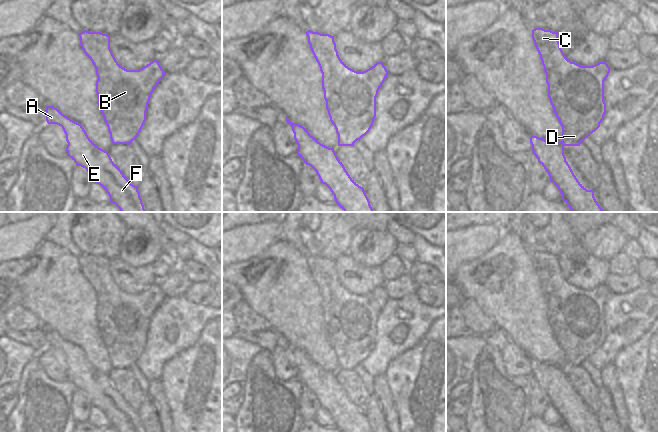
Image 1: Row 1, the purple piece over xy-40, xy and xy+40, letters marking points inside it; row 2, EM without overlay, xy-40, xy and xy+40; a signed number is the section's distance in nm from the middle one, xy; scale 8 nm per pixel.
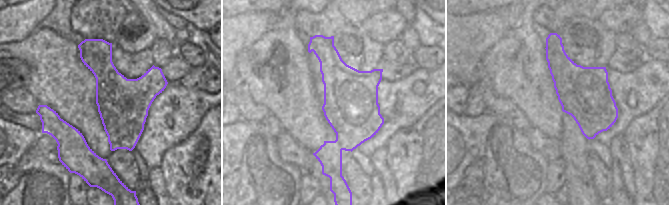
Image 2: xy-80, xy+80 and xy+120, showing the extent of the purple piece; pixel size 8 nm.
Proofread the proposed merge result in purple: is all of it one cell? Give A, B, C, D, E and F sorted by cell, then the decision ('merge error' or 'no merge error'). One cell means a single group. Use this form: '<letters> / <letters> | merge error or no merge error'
A E F / B C D | merge error

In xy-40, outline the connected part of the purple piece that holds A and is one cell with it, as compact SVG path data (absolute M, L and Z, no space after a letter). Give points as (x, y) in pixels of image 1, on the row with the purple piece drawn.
M46 106L46 121L48 124L57 124L62 127L68 143L66 147L67 156L76 163L76 166L86 169L92 182L99 184L108 193L111 203L115 204L121 212L146 212L138 186L130 183L120 168L112 161L109 153L99 148L88 137L81 124L71 120L53 106Z

